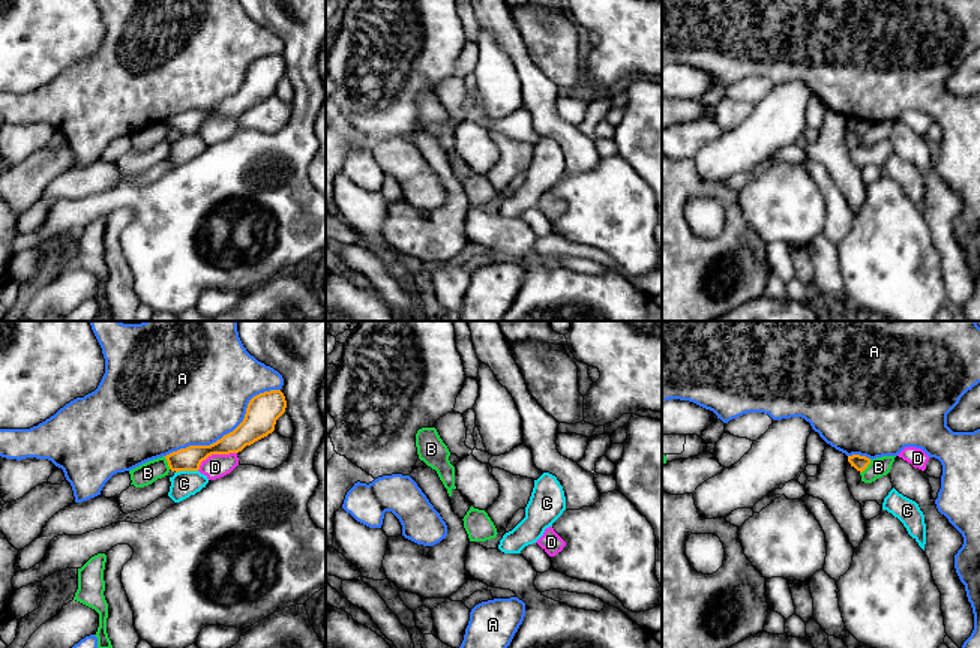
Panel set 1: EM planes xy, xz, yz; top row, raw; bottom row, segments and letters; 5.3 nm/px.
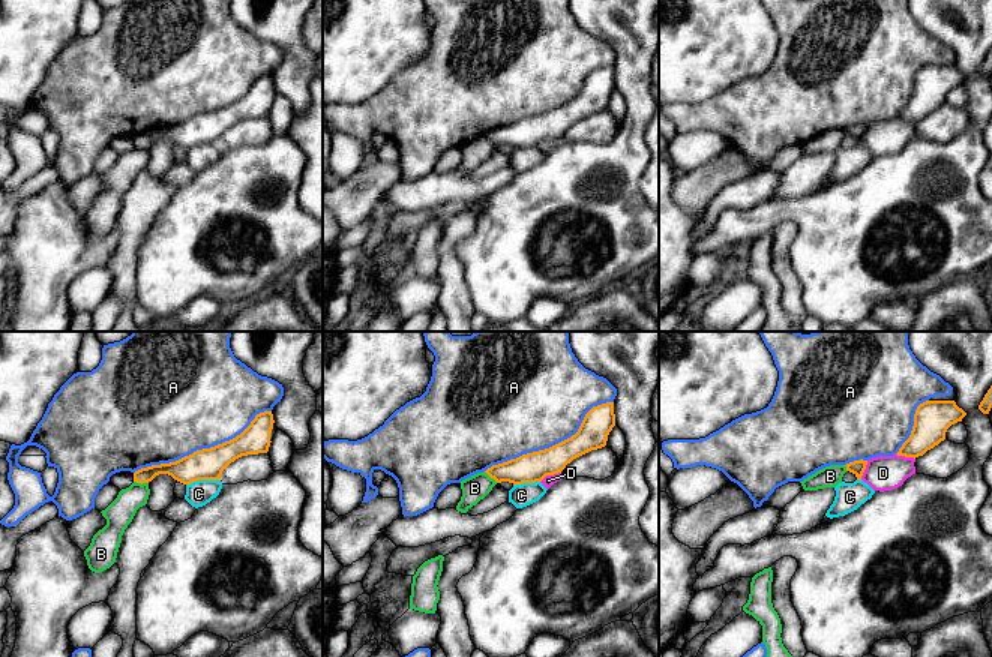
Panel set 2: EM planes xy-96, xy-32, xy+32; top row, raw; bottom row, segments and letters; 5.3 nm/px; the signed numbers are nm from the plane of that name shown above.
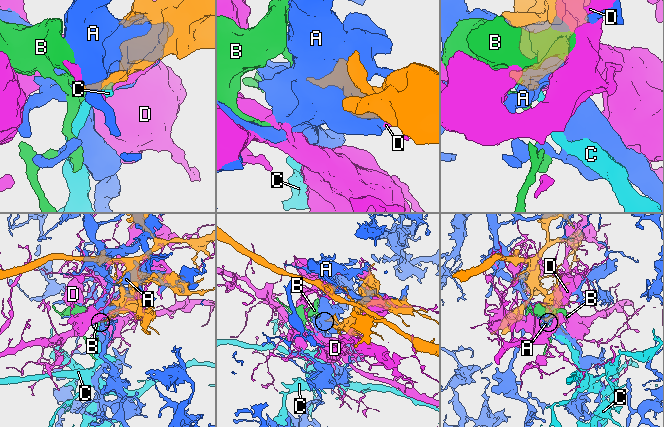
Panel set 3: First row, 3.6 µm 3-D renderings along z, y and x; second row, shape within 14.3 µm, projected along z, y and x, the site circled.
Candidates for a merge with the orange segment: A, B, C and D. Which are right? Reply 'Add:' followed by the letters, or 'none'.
Add: none

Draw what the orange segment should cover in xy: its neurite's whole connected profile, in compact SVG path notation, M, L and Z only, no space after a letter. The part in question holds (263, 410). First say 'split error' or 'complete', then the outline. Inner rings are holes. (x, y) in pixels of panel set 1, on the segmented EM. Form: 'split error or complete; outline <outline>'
complete; outline M281 390L254 396L243 422L230 434L210 446L189 446L165 456L171 471L198 471L203 460L212 454L239 453L246 446L275 430L276 420L285 412L287 400Z

